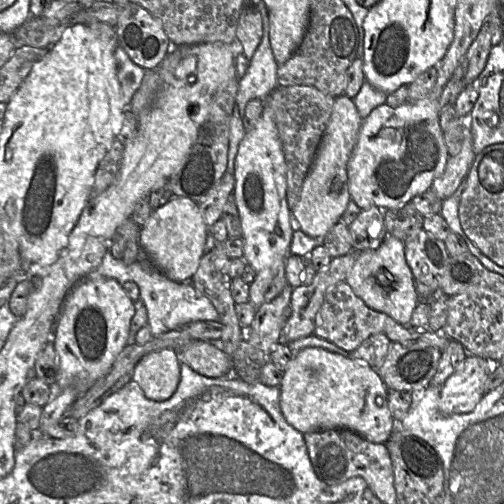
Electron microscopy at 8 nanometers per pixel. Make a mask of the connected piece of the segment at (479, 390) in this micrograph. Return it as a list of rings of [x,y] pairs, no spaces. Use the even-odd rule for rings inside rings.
[[[468,354],[459,370],[440,387],[440,412],[455,415],[473,411],[485,394],[490,366],[486,359]]]

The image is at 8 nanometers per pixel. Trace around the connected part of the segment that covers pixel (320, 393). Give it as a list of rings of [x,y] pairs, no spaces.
[[[305,348],[295,354],[279,389],[285,420],[302,434],[349,429],[371,443],[386,444],[396,428],[388,406],[388,388],[378,370],[322,348]]]

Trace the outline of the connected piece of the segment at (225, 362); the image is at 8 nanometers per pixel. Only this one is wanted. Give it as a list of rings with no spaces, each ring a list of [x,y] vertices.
[[[194,341],[179,353],[181,362],[202,376],[222,378],[233,375],[228,355],[210,341]]]

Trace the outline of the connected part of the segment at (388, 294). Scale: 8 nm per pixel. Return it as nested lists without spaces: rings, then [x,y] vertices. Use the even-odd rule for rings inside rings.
[[[388,235],[376,250],[360,251],[345,282],[369,308],[384,313],[399,324],[406,325],[419,303],[416,283],[405,259],[405,244]]]

